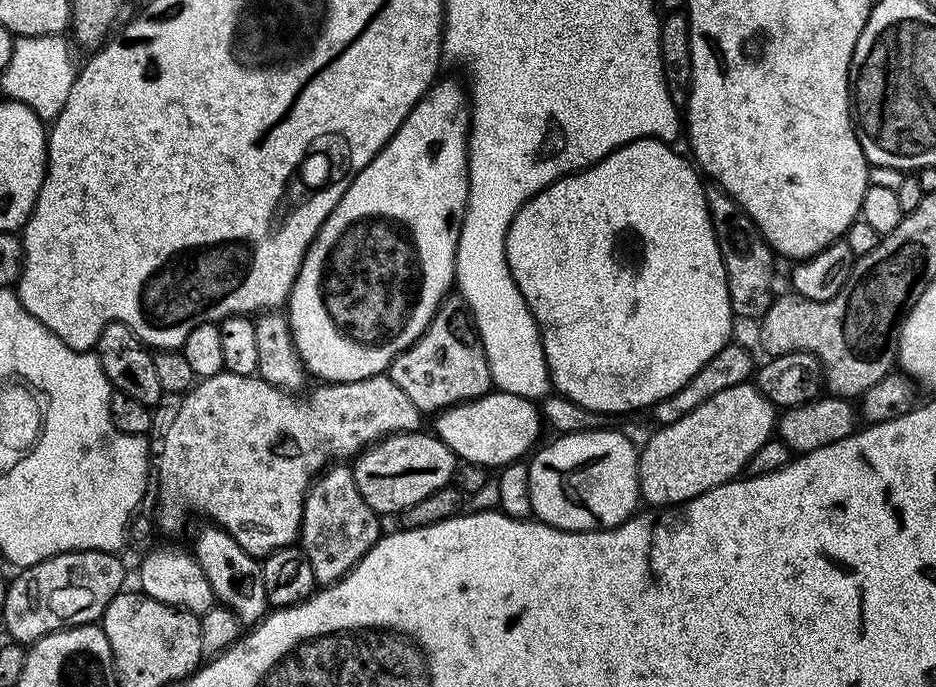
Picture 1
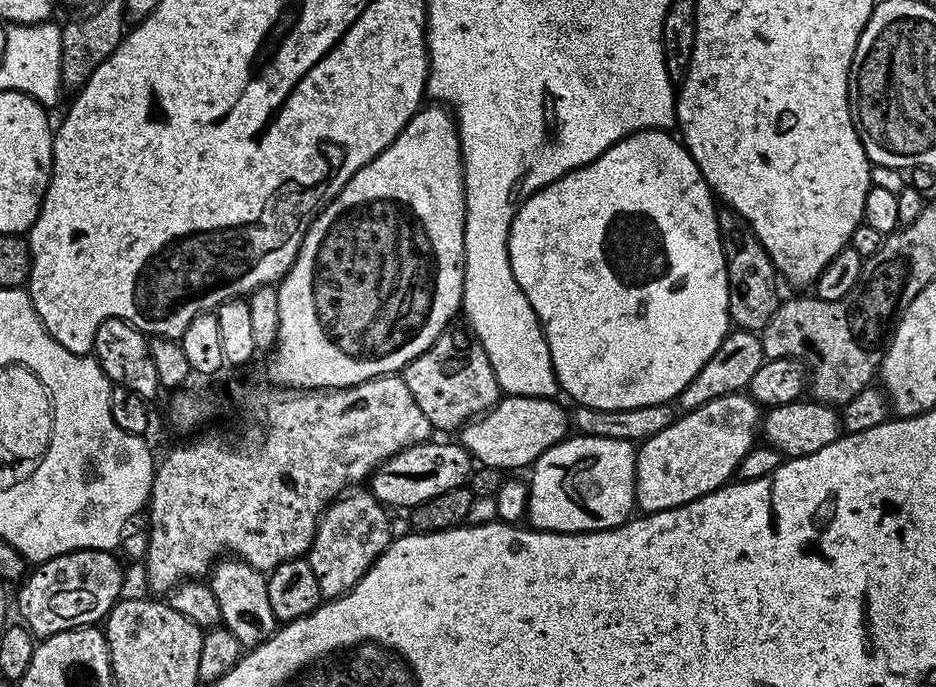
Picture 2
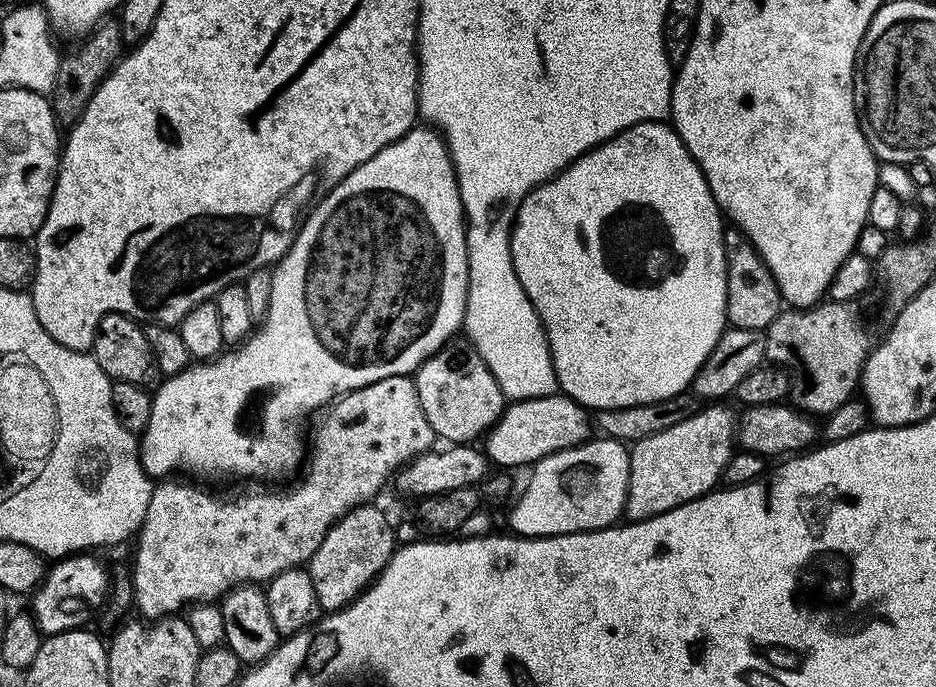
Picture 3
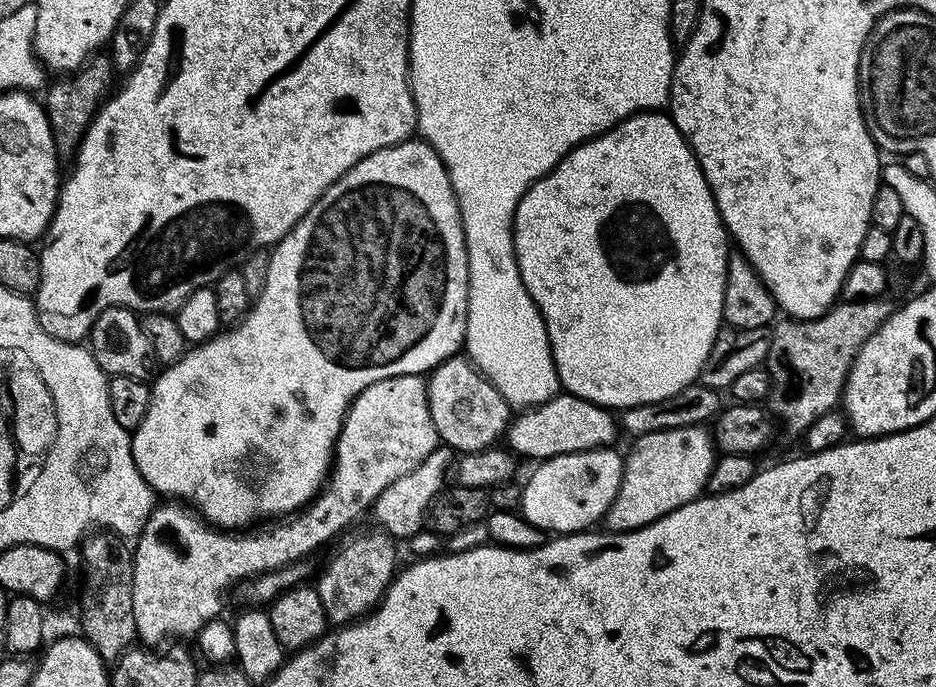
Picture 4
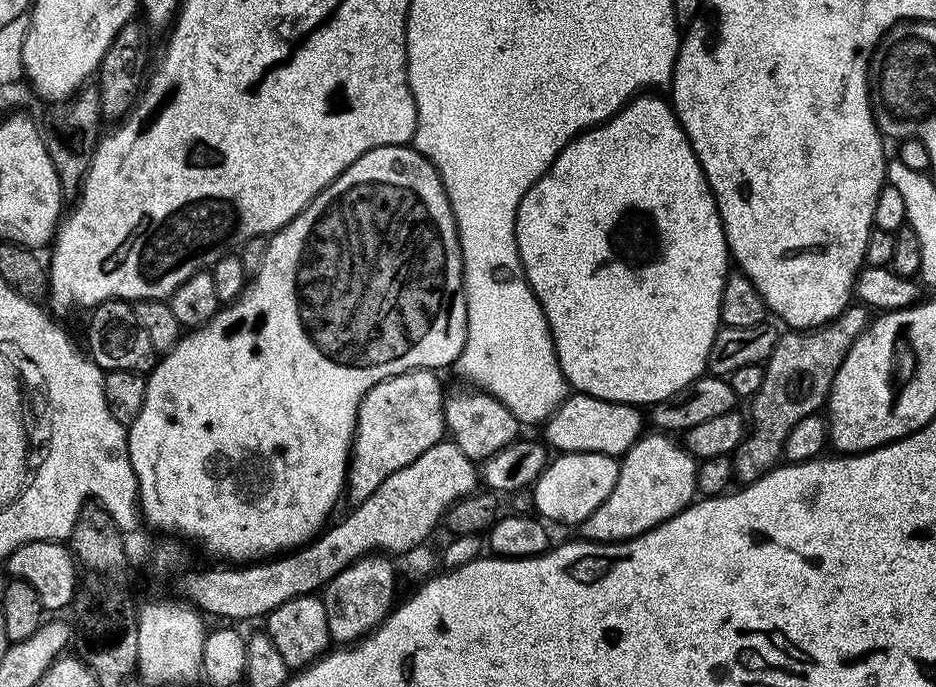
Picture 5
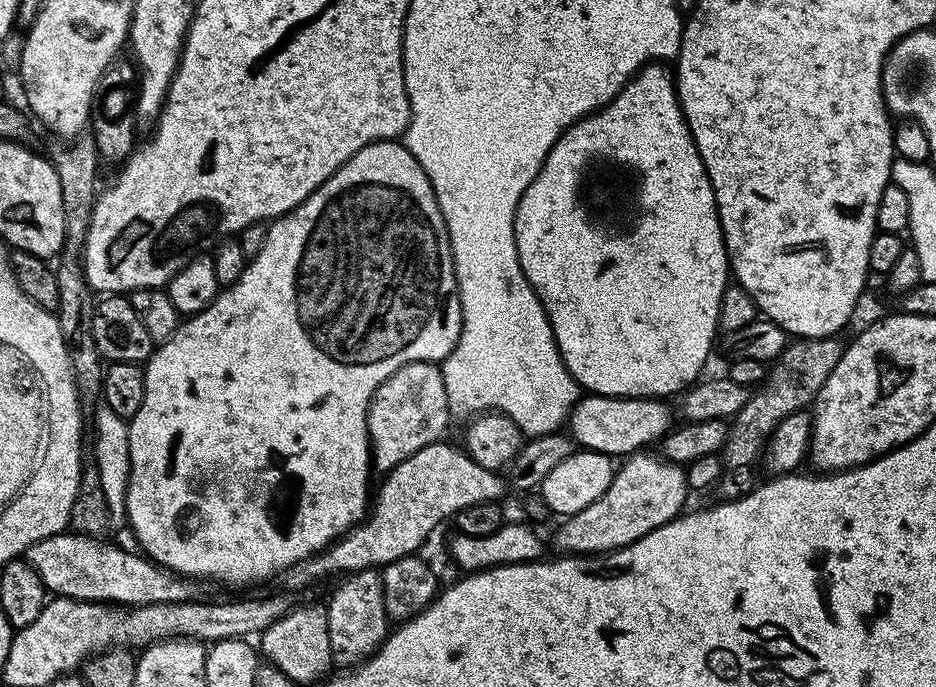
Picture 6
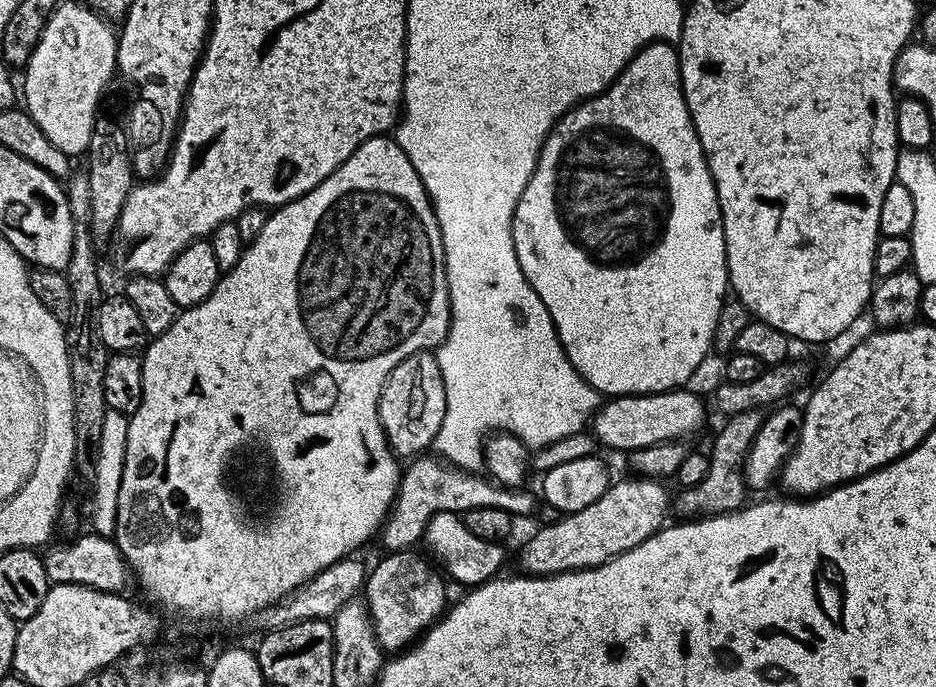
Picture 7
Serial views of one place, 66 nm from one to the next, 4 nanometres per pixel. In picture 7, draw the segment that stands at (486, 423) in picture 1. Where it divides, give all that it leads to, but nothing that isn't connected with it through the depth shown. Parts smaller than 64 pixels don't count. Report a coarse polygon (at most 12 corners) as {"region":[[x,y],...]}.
{"region":[[689,390],[617,396],[590,428],[628,454],[704,424]]}

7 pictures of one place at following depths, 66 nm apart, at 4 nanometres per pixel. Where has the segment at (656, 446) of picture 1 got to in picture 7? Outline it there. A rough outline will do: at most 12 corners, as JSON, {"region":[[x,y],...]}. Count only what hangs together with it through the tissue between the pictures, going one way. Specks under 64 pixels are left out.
{"region":[[658,480],[609,483],[537,527],[529,576],[596,568],[665,527]]}

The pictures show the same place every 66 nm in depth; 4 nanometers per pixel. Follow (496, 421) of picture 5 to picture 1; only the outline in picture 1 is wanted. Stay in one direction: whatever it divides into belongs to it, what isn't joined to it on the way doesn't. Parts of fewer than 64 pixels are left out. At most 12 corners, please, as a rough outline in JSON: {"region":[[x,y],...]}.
{"region":[[463,296],[387,375],[436,414],[493,391]]}

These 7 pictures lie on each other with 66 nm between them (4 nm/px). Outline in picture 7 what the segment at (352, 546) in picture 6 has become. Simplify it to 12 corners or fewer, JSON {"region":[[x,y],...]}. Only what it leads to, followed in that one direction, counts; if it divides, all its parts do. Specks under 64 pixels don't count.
{"region":[[435,455],[403,469],[385,549],[420,544],[443,511],[498,506],[531,517],[534,493],[505,488]]}

